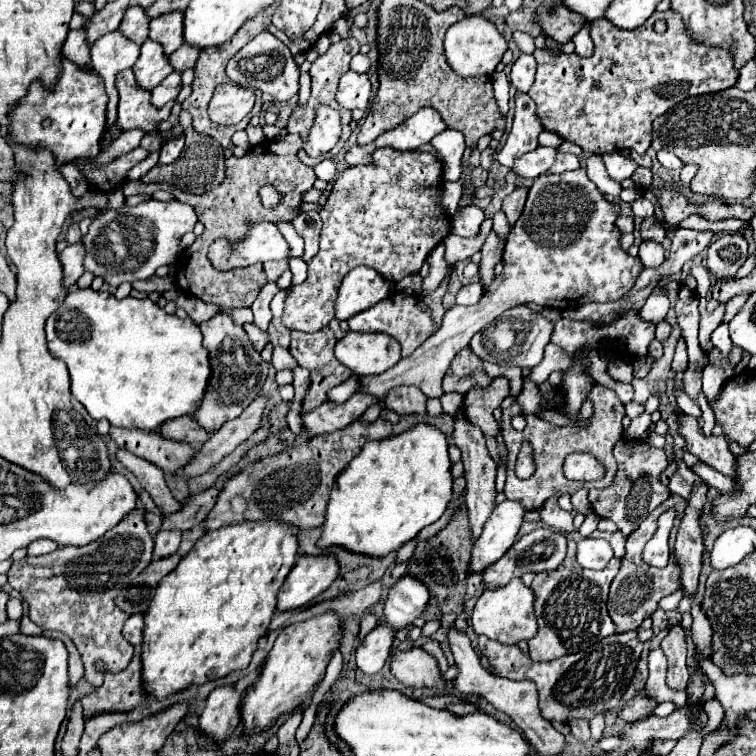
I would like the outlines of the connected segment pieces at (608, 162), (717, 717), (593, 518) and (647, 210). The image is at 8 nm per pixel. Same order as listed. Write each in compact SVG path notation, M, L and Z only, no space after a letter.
M618 152L604 154L602 158L608 174L617 182L631 178L637 169L637 164L633 159L624 158Z
M711 699L704 704L704 710L708 715L708 723L702 729L702 732L704 732L704 735L707 735L720 725L724 716L724 709L716 699Z
M594 511L590 512L578 529L579 533L584 537L589 536L597 530L600 519L600 516L598 516Z
M641 197L632 203L632 210L635 216L646 218L654 214L654 206L644 197Z

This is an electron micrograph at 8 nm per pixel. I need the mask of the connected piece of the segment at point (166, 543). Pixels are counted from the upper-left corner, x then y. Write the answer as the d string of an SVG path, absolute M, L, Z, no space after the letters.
M176 530L158 532L154 538L154 560L176 554L178 546L180 546L180 532L176 532Z

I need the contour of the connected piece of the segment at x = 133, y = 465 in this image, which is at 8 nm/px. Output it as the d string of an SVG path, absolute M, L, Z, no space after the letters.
M118 450L116 458L138 478L140 486L152 496L154 504L162 510L162 514L176 514L184 504L174 500L174 496L170 494L166 482L164 482L164 472L160 472L154 464L148 464L146 460L140 460L138 456L126 452L126 450Z

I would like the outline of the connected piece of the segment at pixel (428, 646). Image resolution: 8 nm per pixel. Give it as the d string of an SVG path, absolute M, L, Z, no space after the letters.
M428 640L422 648L424 648L430 656L434 656L434 658L436 658L436 662L438 662L438 666L440 666L440 672L446 672L446 670L448 670L448 664L446 664L444 652L442 652L442 648L440 648L440 644L438 644L438 642Z

